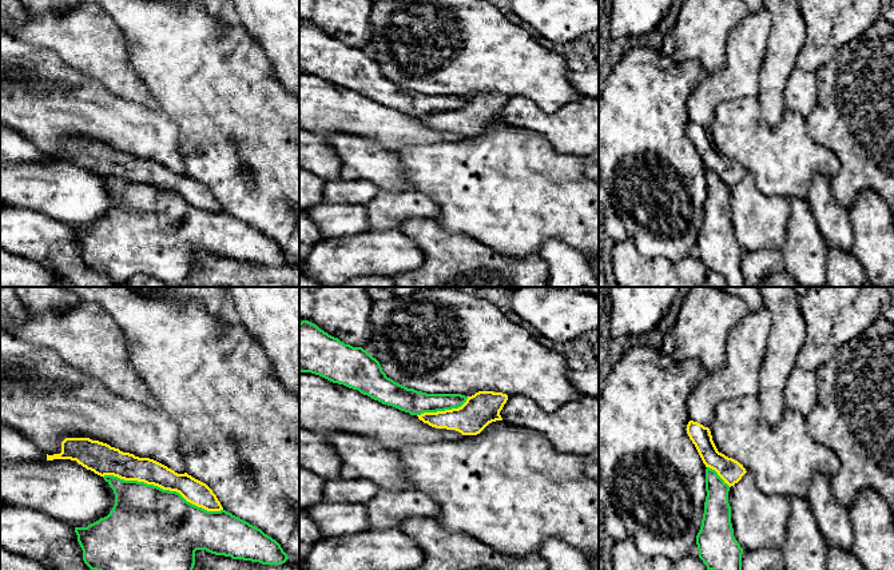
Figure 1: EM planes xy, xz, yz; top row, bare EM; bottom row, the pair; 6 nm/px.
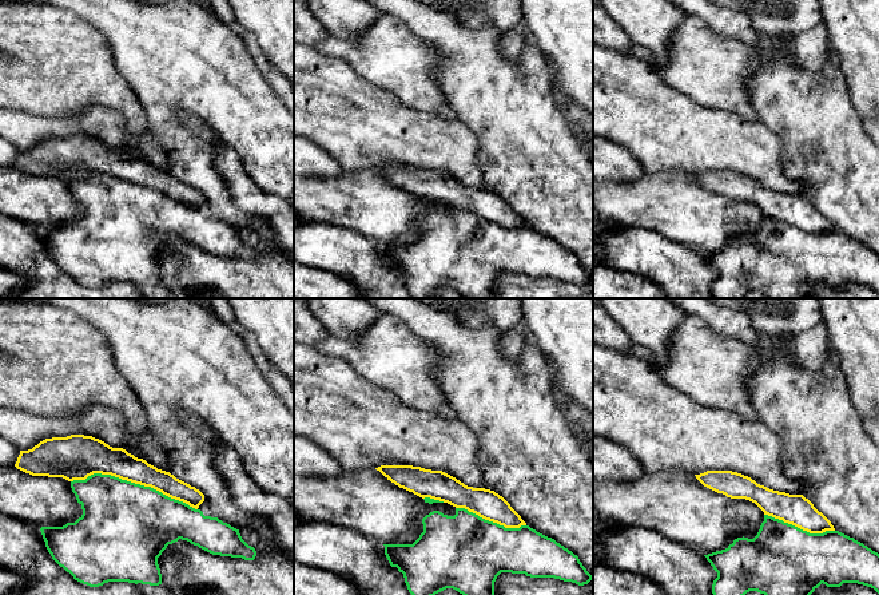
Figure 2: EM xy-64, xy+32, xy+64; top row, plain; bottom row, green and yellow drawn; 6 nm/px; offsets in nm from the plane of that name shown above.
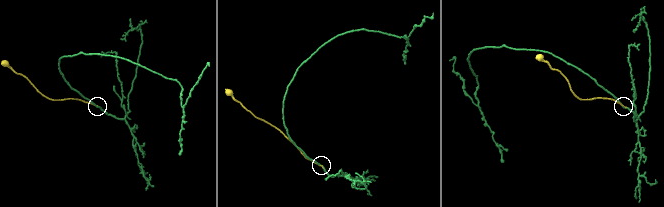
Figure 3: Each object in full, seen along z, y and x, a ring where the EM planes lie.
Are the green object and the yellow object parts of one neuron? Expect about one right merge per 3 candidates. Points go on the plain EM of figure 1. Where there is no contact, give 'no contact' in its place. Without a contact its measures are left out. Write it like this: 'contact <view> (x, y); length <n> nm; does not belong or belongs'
contact xy (162, 190); length 750 nm; belongs

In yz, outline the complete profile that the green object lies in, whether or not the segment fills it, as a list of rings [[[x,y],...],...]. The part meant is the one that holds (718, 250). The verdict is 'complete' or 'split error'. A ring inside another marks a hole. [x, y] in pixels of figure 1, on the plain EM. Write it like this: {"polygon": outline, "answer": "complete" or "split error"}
{"polygon": [[[690,121],[686,131],[707,168],[704,215],[696,236],[699,259],[707,271],[722,275],[728,287],[743,287],[743,250],[734,238],[728,192],[747,172],[718,152],[708,128]]], "answer": "split error"}

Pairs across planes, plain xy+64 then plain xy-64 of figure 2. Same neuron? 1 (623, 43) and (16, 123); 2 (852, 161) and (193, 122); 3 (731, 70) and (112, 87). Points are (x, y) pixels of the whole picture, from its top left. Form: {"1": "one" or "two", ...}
{"1": "one", "2": "two", "3": "one"}

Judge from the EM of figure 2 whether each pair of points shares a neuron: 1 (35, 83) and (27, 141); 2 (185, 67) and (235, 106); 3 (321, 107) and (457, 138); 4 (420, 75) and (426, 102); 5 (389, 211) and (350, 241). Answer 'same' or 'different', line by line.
1: different
2: same
3: same
4: same
5: different

